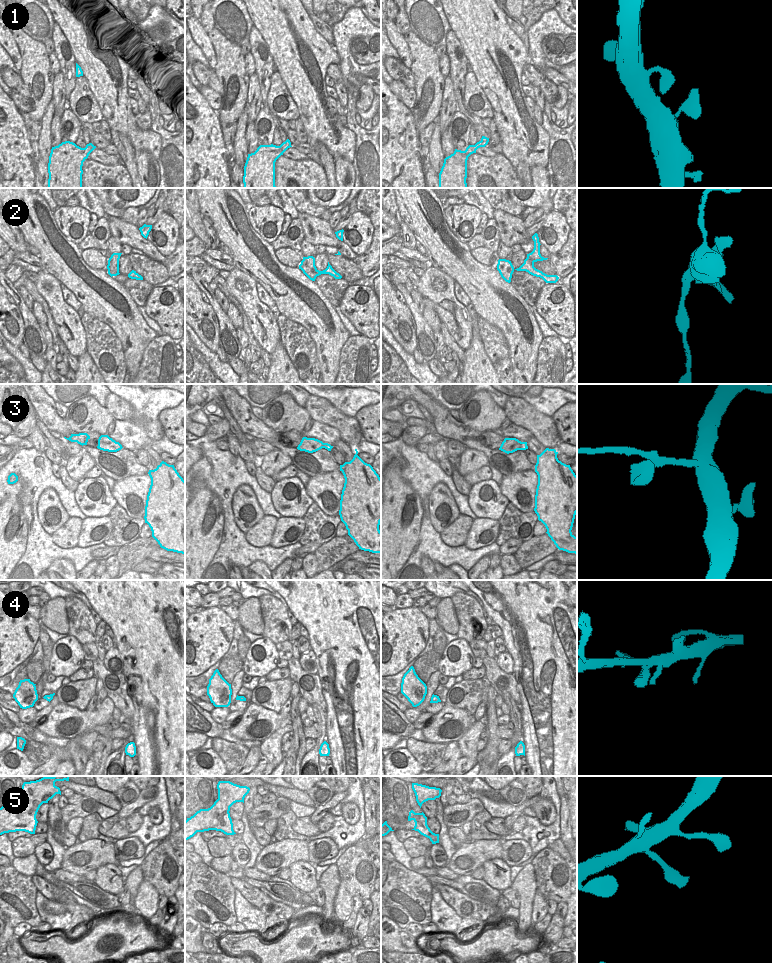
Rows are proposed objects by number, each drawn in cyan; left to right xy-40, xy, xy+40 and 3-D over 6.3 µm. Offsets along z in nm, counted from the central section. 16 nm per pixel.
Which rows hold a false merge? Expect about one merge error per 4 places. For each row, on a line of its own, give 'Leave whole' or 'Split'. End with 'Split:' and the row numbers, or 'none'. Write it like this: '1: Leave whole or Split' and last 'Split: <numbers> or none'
1: Leave whole
2: Split
3: Split
4: Leave whole
5: Leave whole
Split: 2, 3.

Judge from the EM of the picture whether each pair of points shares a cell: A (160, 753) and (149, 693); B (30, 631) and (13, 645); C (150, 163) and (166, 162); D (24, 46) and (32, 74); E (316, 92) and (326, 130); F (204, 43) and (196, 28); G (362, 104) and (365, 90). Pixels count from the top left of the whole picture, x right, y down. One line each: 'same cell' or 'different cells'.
A: same cell
B: same cell
C: different cells
D: same cell
E: same cell
F: same cell
G: same cell

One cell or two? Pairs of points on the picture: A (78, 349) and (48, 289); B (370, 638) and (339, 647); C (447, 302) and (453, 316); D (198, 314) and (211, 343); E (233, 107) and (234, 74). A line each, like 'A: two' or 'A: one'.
A: one
B: one
C: one
D: one
E: one

